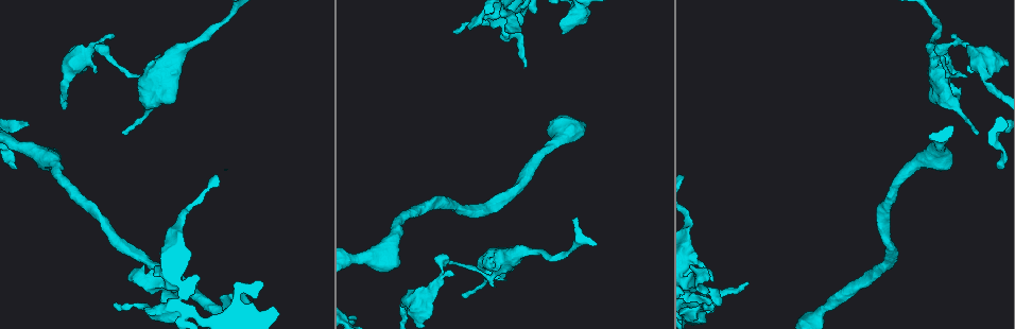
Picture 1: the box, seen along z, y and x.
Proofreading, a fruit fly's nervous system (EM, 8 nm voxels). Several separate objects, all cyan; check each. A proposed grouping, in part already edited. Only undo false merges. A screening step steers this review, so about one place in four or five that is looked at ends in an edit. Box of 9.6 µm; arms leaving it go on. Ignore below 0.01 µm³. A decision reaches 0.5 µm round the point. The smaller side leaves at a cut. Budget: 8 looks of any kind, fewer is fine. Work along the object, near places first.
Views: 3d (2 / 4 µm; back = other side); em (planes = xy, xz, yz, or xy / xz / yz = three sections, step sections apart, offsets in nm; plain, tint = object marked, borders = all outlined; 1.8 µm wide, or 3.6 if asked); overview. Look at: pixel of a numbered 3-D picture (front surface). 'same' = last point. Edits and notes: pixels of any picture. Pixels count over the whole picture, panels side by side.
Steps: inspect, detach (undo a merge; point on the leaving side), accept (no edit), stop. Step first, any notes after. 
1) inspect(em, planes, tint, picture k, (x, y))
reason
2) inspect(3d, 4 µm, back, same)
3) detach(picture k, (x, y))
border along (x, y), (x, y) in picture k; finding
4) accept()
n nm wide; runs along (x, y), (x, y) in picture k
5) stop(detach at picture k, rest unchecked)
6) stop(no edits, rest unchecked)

inspect(em, 3.6 µm, planes, tint, picture 1, (166, 85))
abrupt turn

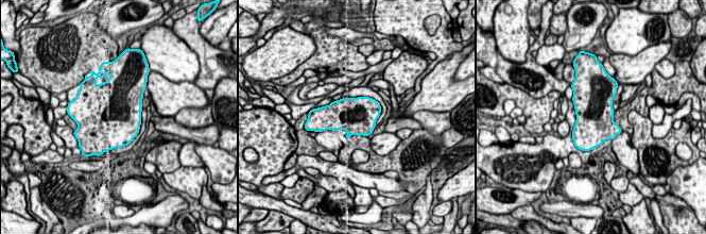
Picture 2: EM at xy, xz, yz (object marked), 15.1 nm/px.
accept()
one cell here

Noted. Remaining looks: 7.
inspect(3d, 2 µm, picture 1, (951, 44))
abrupt turn

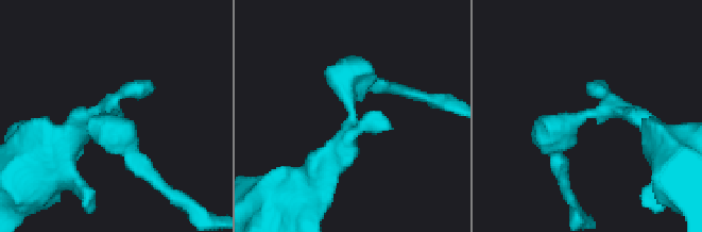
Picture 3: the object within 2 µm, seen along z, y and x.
inspect(em, yz, step 16, tint, picture 3, (350, 118))

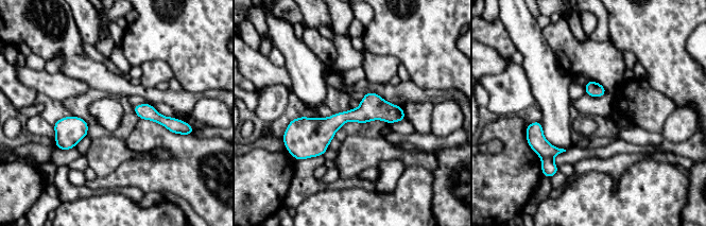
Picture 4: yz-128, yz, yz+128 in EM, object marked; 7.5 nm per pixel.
detach(picture 4, (535, 138))
190 nm wide; the part that leaves runs along (401, 114), (291, 131) in picture 4; two cells meet here

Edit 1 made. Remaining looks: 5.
inspect(overview)

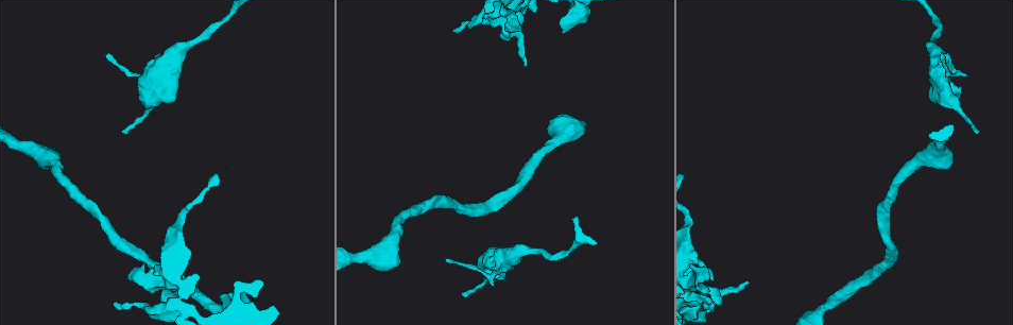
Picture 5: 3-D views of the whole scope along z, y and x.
inspect(3d, 4 µm, picture 5, (694, 258))
calibre changes

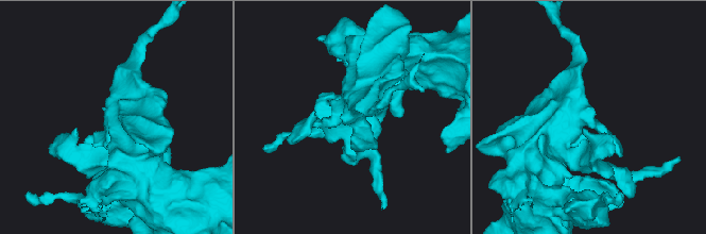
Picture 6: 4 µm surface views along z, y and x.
inspect(em, 3.6 µm, planes, tint, picture 6, (357, 116))
3 arms; arms of 200, 220, 550 nm; shape alone is not enough

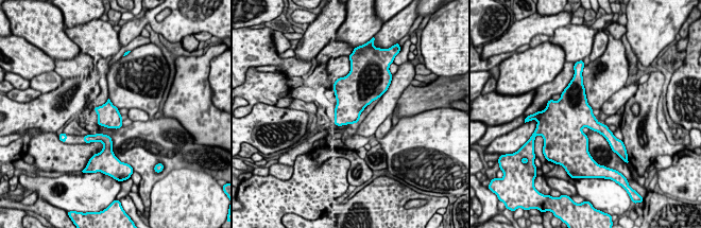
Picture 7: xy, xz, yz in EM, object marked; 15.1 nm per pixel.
accept()
340 nm wide; one cell here

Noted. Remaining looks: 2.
inspect(em, yz, step 4, tint, picture 5, (557, 141))

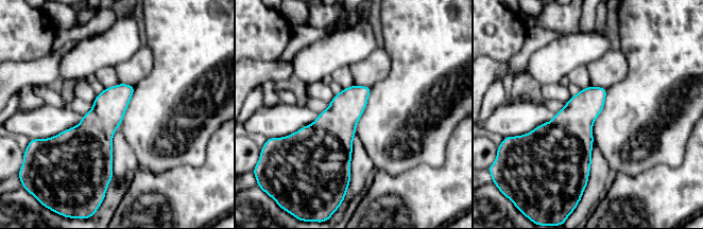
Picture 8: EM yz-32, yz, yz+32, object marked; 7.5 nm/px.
accept()
continuous, no second cell

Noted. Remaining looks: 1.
stop(detach at picture 4, rest unchecked)

